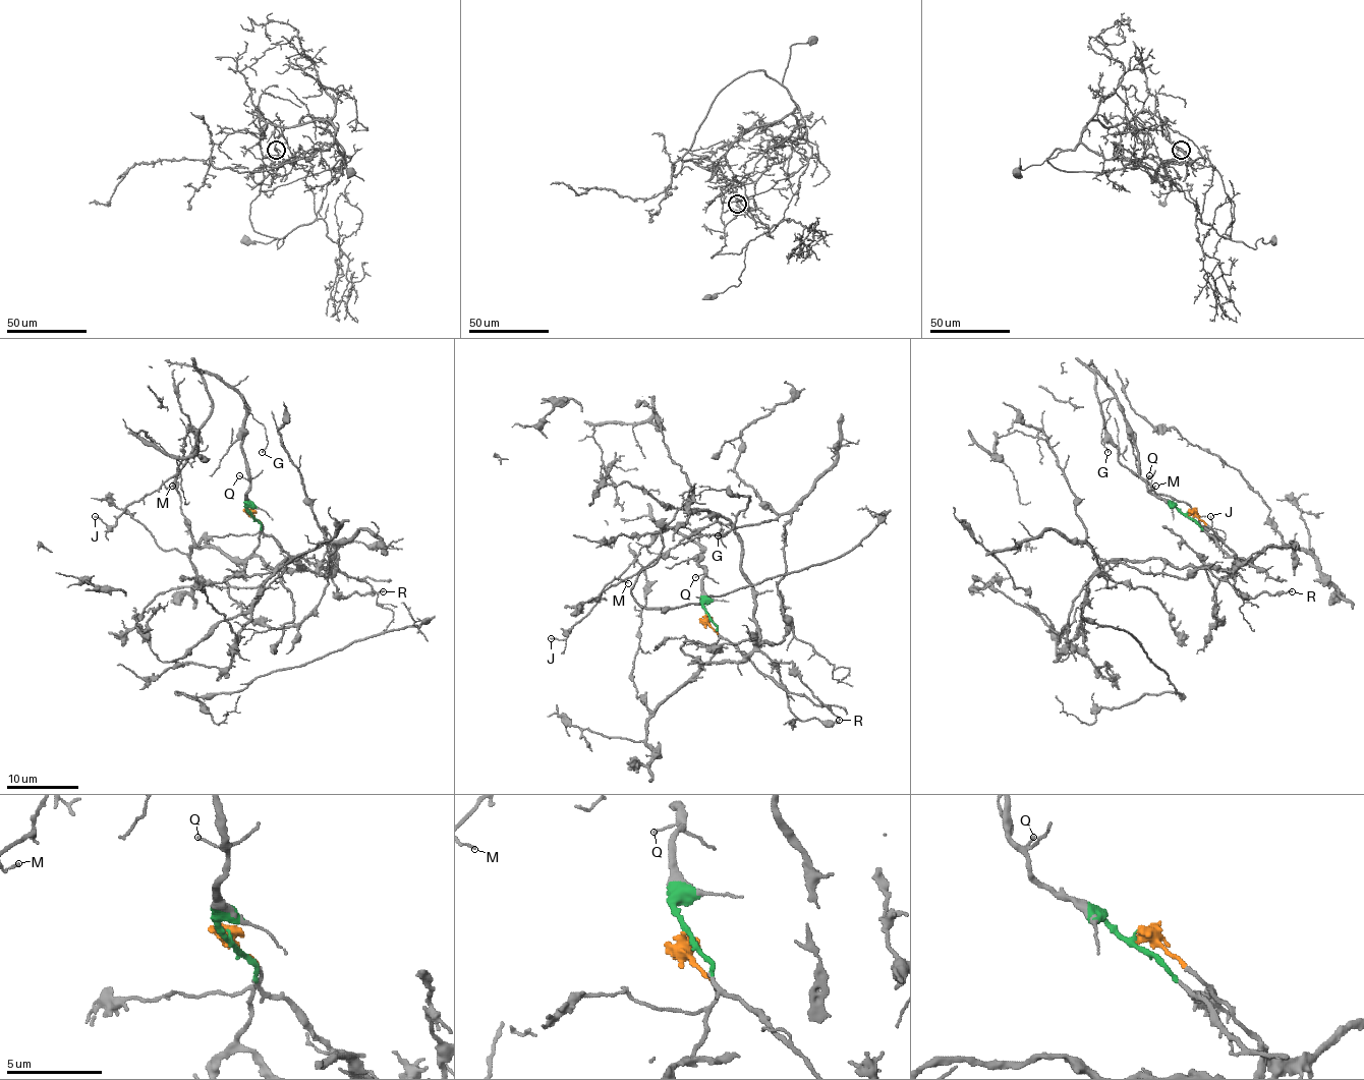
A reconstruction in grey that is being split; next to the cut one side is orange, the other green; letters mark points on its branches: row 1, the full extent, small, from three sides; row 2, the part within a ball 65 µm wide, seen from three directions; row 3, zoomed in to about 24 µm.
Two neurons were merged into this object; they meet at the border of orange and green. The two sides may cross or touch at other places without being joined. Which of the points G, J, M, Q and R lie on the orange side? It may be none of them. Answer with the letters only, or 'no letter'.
R

